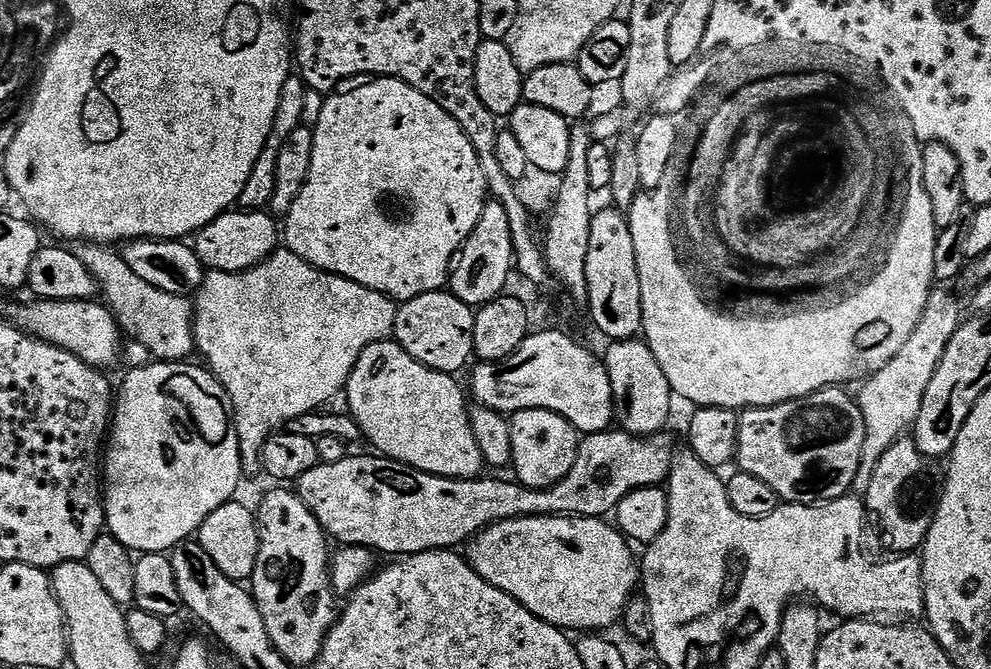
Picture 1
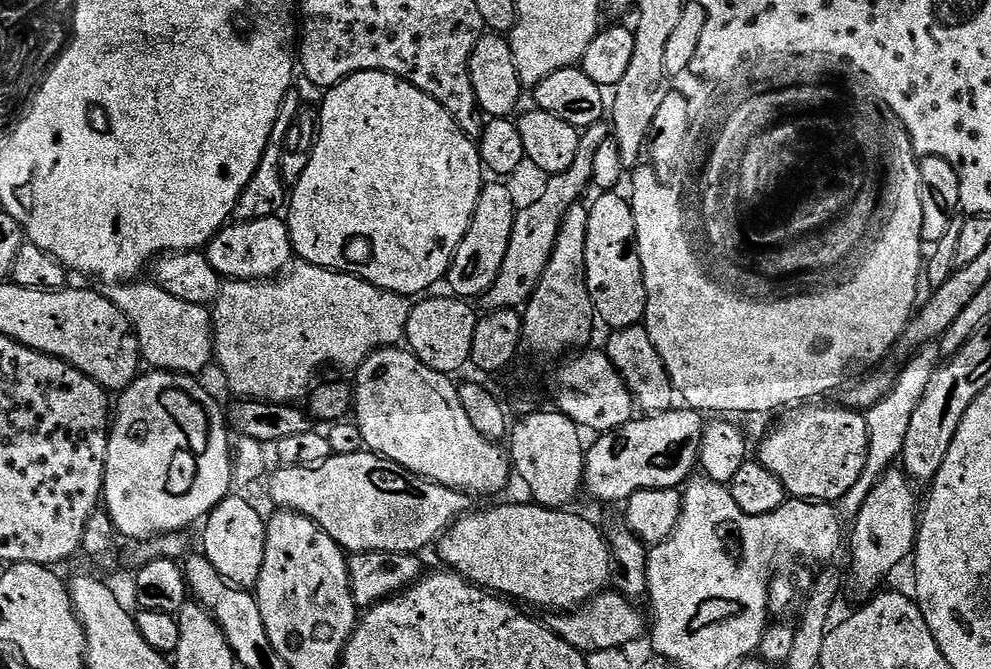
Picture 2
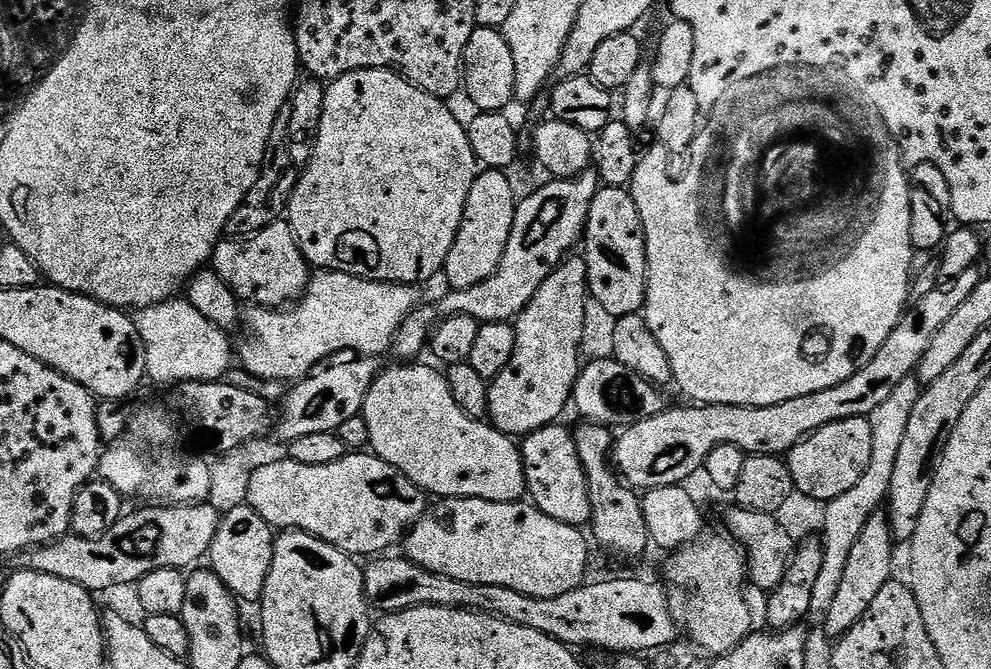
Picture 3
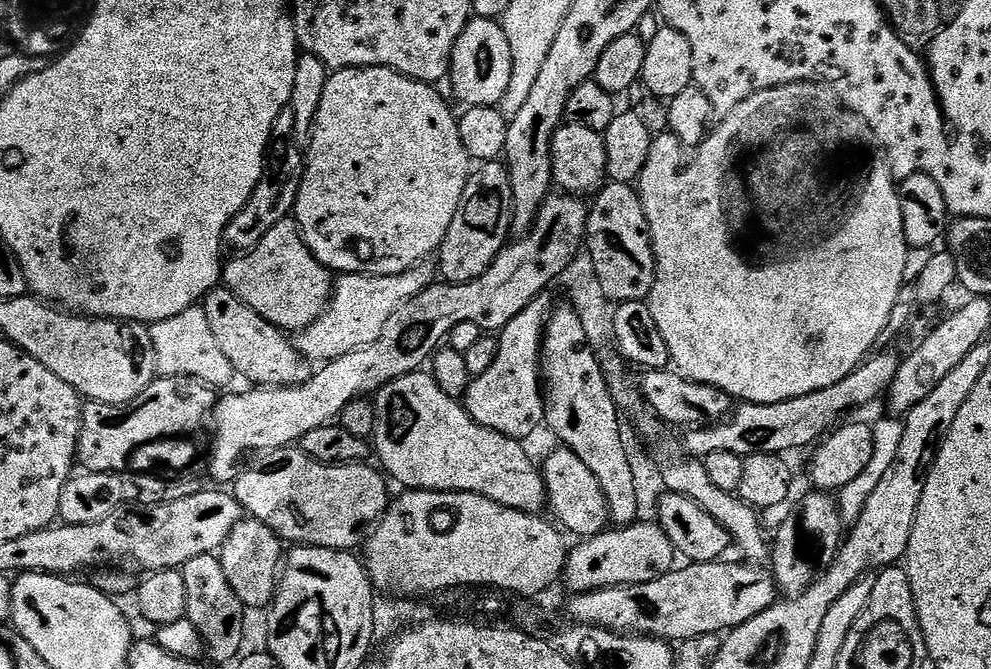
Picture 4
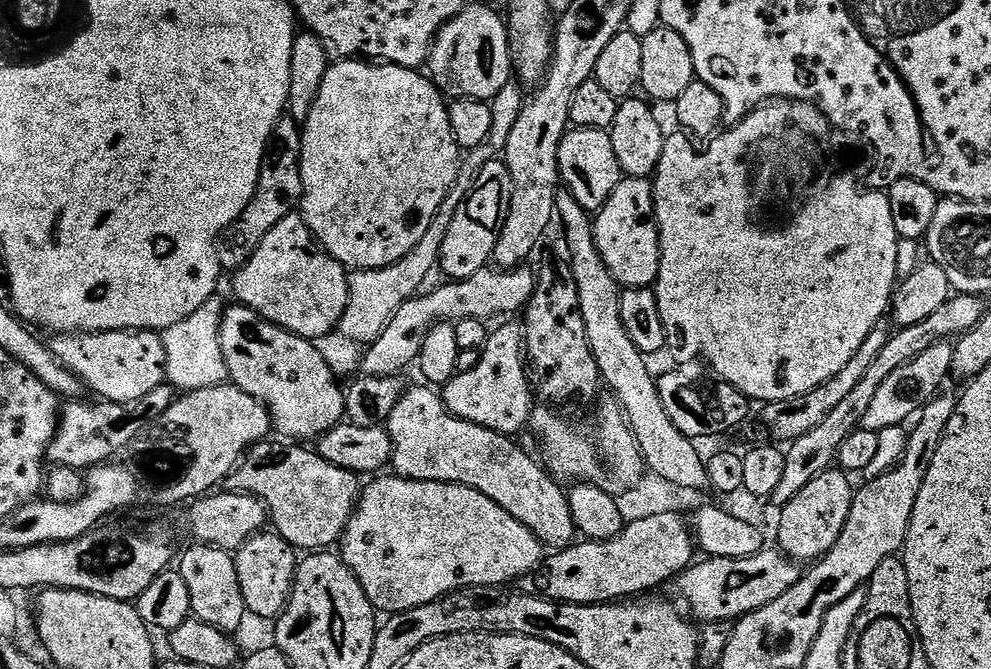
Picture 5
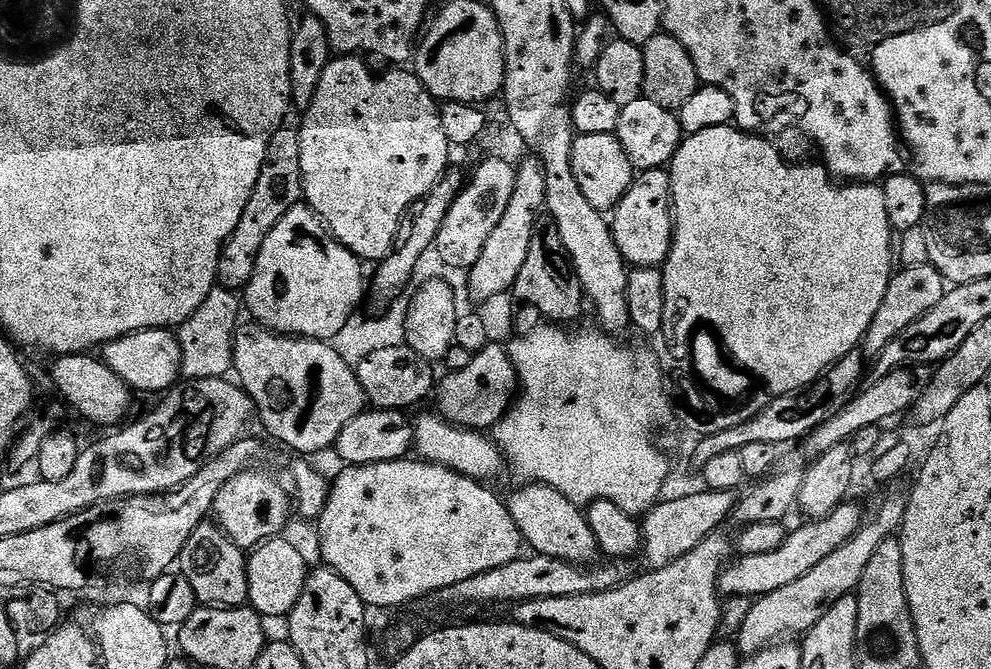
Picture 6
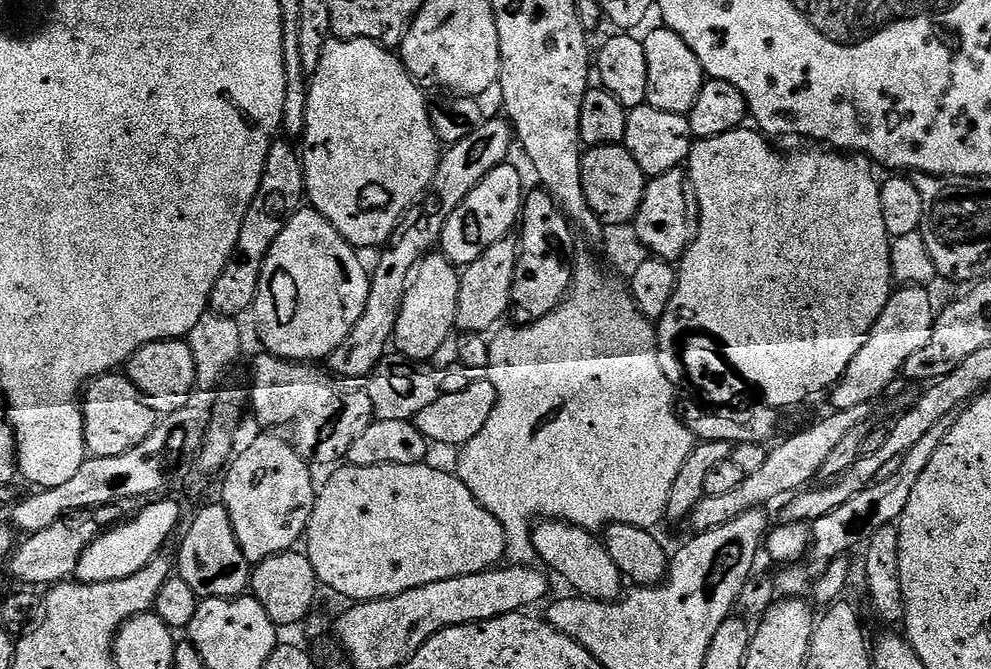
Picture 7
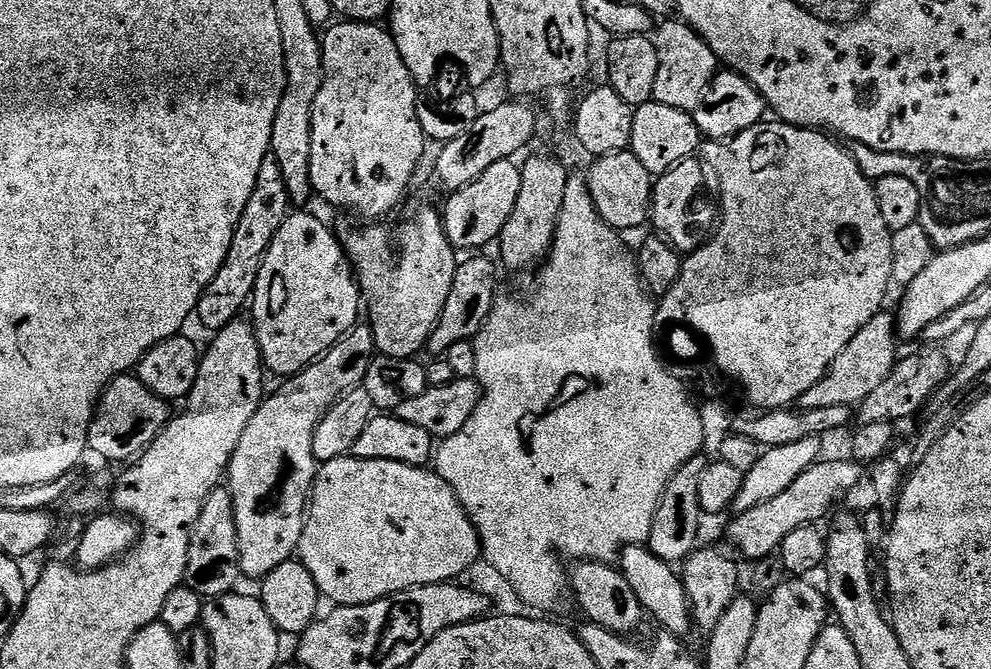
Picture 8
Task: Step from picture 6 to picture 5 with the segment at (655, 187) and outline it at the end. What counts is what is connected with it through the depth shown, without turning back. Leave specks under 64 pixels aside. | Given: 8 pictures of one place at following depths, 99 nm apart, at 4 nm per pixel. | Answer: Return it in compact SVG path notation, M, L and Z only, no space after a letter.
M642 176L621 179L606 206L595 213L592 226L602 262L624 288L647 288L655 285L660 269L660 231L656 225L656 203L652 180Z

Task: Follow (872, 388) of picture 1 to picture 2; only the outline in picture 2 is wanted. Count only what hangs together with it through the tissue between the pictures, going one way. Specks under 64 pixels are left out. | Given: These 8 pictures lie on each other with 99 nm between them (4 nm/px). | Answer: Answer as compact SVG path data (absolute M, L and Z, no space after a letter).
M928 342L916 349L907 357L908 365L896 372L896 381L889 392L874 407L867 409L866 426L868 427L868 453L866 466L862 470L862 478L850 486L850 490L838 501L841 517L854 518L862 510L862 502L870 495L870 490L878 486L878 482L903 457L906 446L906 433L910 430L910 418L914 418L914 410L918 410L918 402L922 402L922 394L926 394L926 386L930 386L930 378L934 378L936 369L942 363L942 353L935 343Z

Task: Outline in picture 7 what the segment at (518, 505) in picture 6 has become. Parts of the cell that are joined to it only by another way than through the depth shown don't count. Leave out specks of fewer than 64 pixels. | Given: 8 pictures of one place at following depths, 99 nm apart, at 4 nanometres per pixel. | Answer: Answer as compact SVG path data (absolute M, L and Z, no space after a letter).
M544 518L533 527L531 551L535 555L537 552L545 564L543 567L553 568L576 591L573 593L577 597L605 602L619 601L622 595L620 587L626 584L625 577L620 575L618 566L614 566L614 558L610 558L603 543L592 536L595 535L589 529L565 524L562 520Z

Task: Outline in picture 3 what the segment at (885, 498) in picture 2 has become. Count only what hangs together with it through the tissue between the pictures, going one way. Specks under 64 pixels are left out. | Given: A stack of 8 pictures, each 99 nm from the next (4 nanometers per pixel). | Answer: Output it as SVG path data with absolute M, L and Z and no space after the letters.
M883 511L875 512L866 522L866 530L858 534L858 542L854 542L854 550L850 550L850 559L846 561L846 574L838 586L838 594L830 605L830 610L823 613L822 627L827 636L839 638L847 632L870 610L870 602L882 591L882 586L893 579L892 572L892 527L888 524L888 517Z

